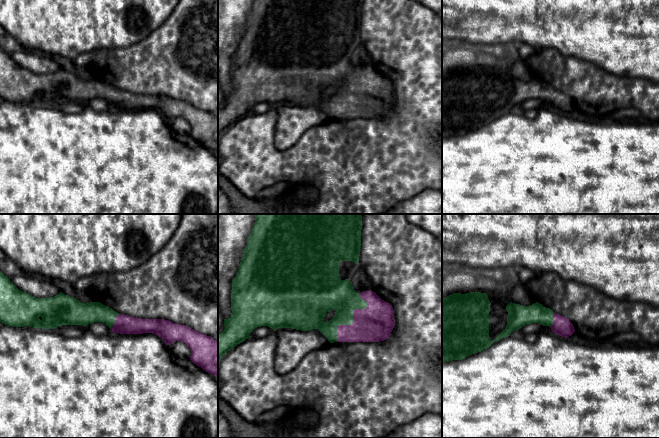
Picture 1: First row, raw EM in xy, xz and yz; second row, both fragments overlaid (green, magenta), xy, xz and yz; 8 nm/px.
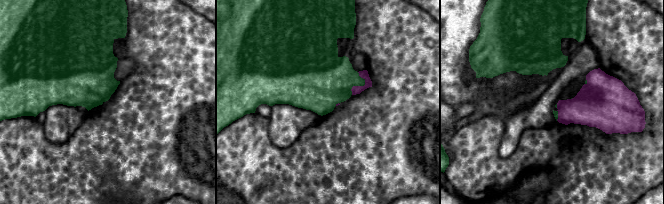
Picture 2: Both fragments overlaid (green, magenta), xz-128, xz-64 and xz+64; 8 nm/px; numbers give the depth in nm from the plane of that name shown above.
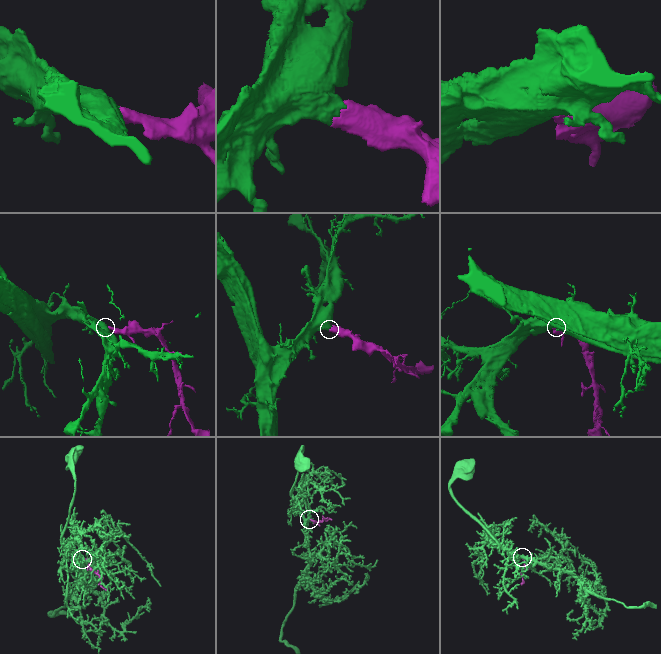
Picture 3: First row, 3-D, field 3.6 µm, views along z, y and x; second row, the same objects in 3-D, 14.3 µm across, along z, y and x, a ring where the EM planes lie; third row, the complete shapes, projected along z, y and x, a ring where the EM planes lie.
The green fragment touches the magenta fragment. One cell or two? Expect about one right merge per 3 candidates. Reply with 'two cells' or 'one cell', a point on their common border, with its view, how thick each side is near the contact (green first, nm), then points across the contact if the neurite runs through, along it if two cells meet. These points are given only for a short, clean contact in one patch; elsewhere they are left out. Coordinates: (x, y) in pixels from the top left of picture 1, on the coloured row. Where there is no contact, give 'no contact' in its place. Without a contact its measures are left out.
one cell; contact xz (352, 318); calibres 260 and 300 nm; way xz (335, 294), (352, 311), (352, 318), (369, 318), (375, 323)

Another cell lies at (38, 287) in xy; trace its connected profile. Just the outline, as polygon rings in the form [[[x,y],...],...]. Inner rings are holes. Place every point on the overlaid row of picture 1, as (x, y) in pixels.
[[[22,274],[9,277],[9,280],[21,291],[36,298],[50,298],[60,293],[59,288],[46,278],[40,278],[32,274]]]

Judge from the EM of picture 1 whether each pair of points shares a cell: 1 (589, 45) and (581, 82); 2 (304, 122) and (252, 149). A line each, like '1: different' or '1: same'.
1: different
2: different

